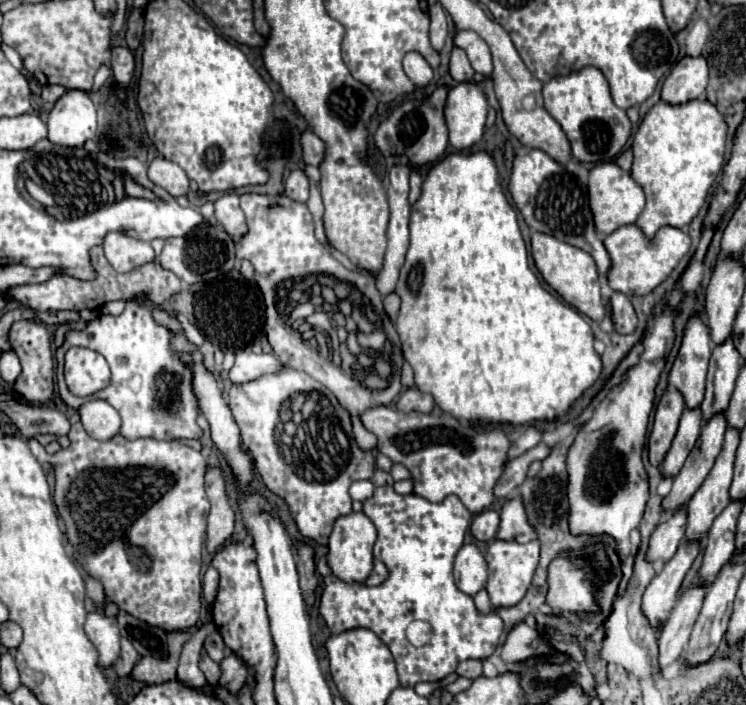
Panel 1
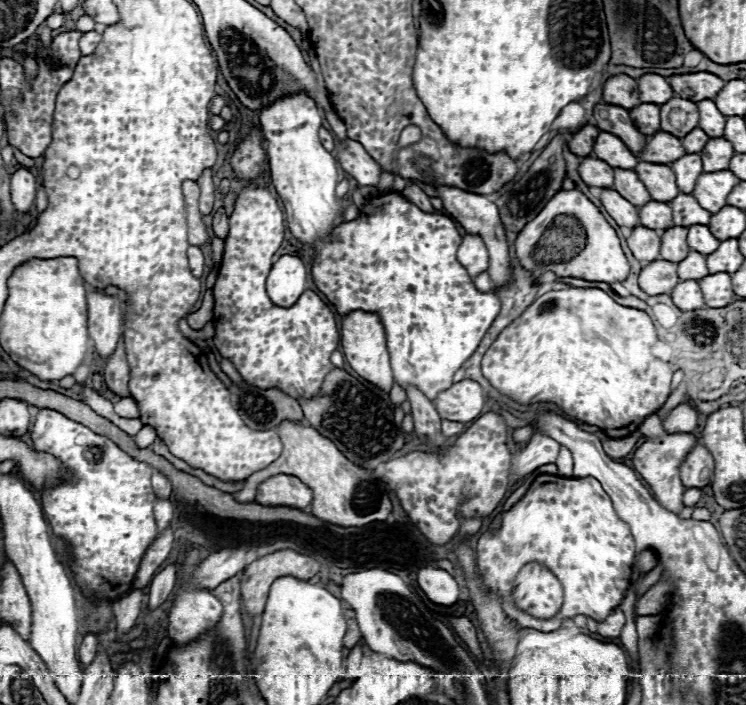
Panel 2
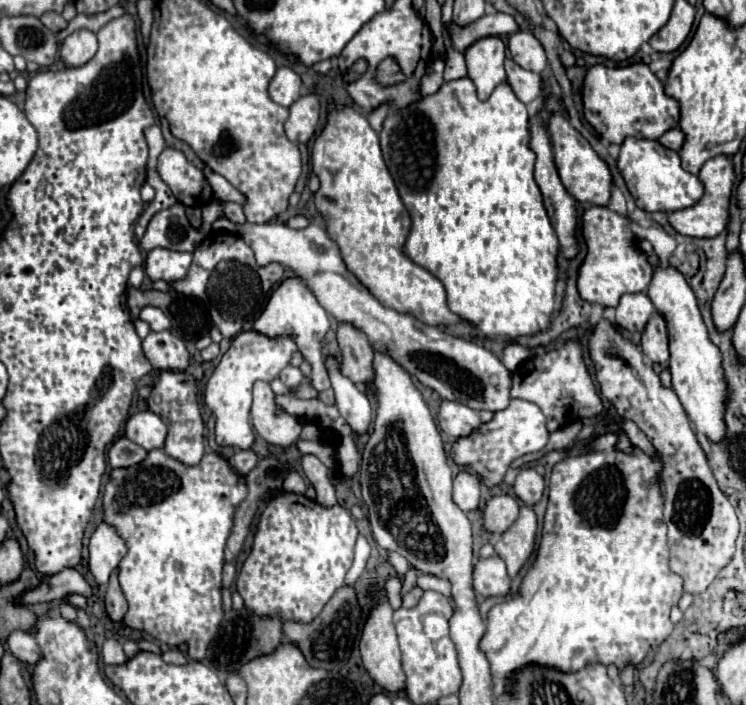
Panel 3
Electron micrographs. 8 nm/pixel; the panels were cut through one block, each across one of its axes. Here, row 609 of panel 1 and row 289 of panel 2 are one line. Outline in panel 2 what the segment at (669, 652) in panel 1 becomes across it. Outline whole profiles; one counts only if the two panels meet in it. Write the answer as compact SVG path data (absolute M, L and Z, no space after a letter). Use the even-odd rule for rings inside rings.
M686 280L686 282L680 282L674 290L672 290L672 300L674 304L684 310L684 312L690 312L690 310L700 310L704 308L704 296L700 292L700 286L696 280Z

